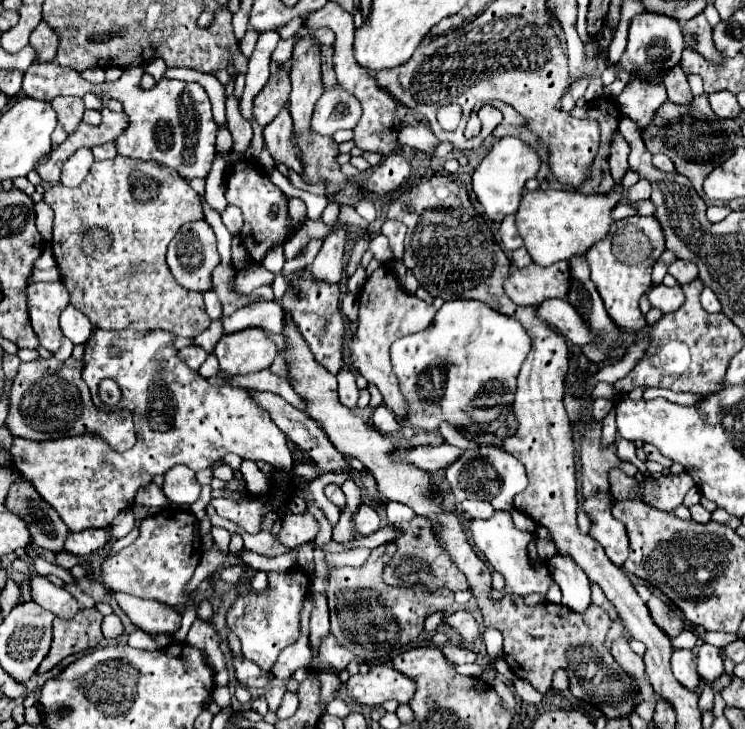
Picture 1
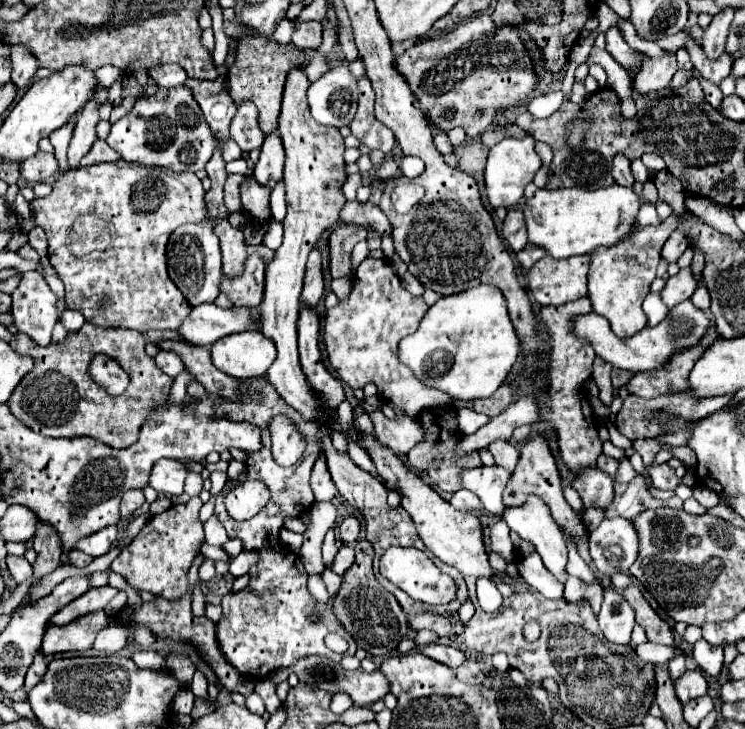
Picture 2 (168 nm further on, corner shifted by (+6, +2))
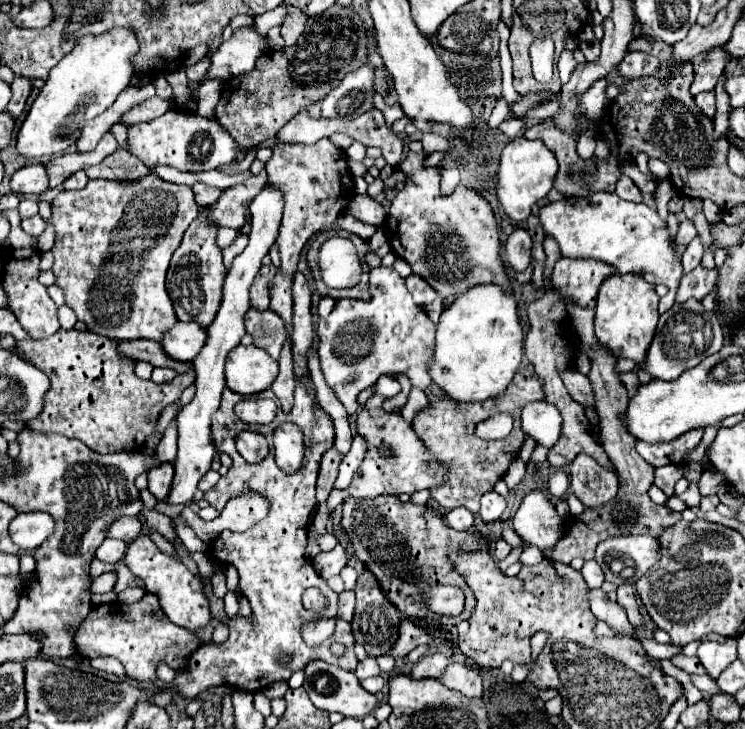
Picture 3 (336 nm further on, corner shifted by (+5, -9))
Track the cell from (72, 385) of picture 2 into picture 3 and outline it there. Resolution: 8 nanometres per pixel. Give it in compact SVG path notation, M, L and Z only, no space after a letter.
M58 330L46 340L20 340L14 348L50 378L44 408L26 426L42 434L80 438L80 442L100 454L142 450L148 436L158 428L160 412L176 402L182 390L194 382L194 372L178 374L166 384L140 380L134 374L136 362L130 356L118 356L118 342L90 330Z

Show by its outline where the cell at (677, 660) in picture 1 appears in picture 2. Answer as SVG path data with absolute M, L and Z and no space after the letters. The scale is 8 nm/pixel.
M687 671L677 683L675 683L677 699L685 705L691 699L703 697L707 693L707 679L701 671Z

